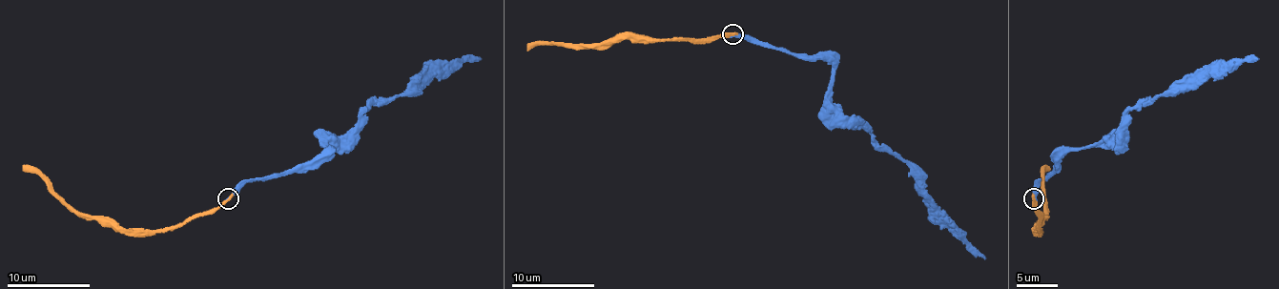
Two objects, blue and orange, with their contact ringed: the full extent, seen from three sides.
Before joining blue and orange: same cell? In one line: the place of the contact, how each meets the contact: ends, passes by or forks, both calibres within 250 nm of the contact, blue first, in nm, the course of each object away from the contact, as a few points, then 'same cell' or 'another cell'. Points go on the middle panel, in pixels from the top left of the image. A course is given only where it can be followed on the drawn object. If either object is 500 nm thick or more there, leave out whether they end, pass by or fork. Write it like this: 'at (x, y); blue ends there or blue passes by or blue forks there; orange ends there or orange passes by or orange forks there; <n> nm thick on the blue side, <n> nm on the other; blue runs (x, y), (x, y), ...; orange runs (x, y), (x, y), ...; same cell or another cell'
at (732, 34); blue ends there; orange ends there; 300 nm thick on the blue side, 360 nm on the other; blue runs (734, 33), (752, 42), (823, 56), (832, 67), (832, 104), (910, 168), (924, 195), (986, 258); orange runs (732, 33), (724, 37), (608, 39), (598, 44), (540, 44), (527, 48); same cell

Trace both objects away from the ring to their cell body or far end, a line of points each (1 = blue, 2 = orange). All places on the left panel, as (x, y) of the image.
1: (230, 197), (248, 181), (310, 167), (372, 103), (391, 103), (482, 59)
2: (228, 197), (219, 206), (174, 227), (124, 231), (104, 227), (93, 218), (76, 215), (23, 165)

